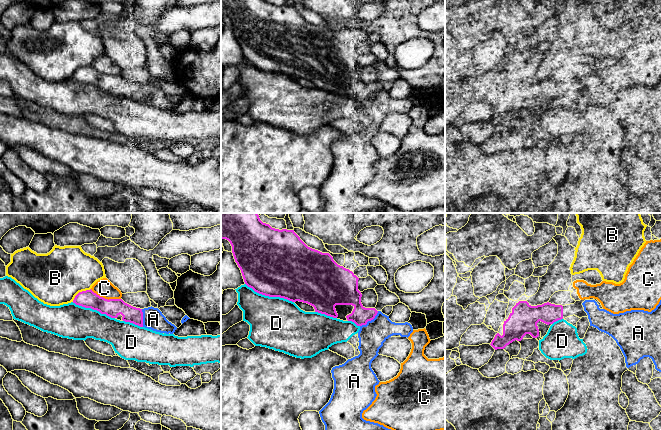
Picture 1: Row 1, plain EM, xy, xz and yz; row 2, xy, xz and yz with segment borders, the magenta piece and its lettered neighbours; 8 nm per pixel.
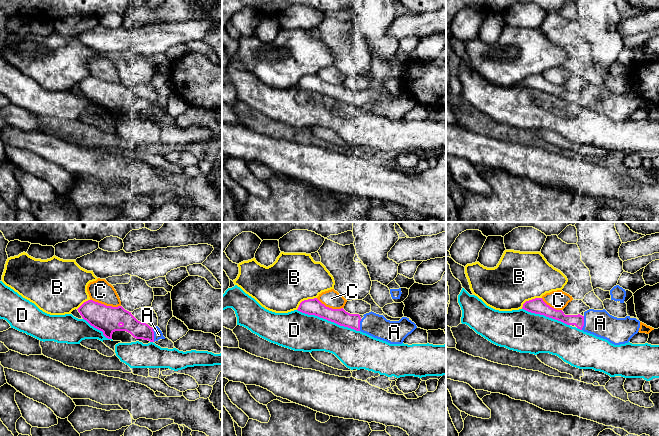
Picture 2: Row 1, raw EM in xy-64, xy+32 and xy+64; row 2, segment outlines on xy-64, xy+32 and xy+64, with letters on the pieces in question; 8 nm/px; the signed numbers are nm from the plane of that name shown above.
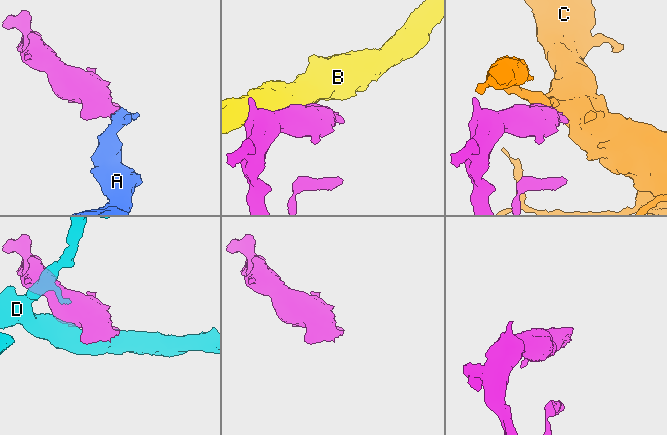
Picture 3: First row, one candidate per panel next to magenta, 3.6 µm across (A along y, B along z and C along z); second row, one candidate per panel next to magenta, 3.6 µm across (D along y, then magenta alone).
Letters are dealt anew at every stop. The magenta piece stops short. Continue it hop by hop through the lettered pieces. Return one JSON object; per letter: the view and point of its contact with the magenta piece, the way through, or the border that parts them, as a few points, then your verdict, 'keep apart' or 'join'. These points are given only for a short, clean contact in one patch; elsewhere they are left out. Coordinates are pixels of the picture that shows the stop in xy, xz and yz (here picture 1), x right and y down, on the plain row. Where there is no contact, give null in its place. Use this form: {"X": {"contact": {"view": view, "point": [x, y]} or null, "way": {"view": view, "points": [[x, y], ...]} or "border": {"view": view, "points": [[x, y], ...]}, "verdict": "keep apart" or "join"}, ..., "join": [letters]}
{"A": {"contact": {"view": "xz", "point": [370, 96]}, "way": {"view": "xz", "points": [[360, 91], [370, 96], [371, 112]]}, "verdict": "join"}, "B": {"contact": {"view": "xy", "point": [80, 68]}, "verdict": "keep apart"}, "C": {"contact": {"view": "xy", "point": [104, 74]}, "verdict": "keep apart"}, "D": {"contact": {"view": "xz", "point": [269, 72]}, "verdict": "keep apart"}, "join": ["A"]}

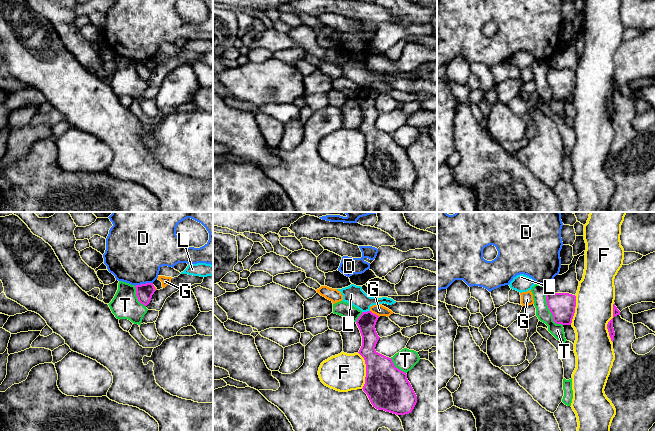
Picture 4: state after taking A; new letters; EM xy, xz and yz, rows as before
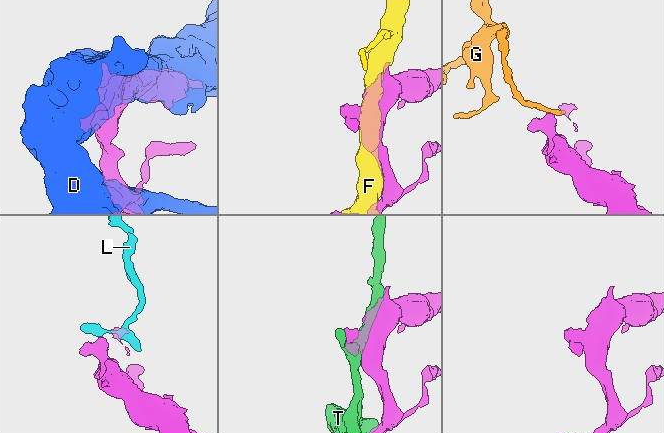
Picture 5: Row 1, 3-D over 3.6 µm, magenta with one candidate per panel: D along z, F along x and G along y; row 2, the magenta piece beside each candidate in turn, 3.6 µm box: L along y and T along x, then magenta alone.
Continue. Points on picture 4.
{"D": {"contact": {"view": "xy", "point": [143, 60]}, "border": {"view": "xy", "points": [[152, 58], [135, 62]]}, "verdict": "keep apart"}, "F": {"contact": {"view": "yz", "point": [608, 98]}, "verdict": "keep apart"}, "G": {"contact": {"view": "xz", "point": [375, 90]}, "border": {"view": "xz", "points": [[370, 86], [379, 92]]}, "verdict": "keep apart"}, "L": {"contact": {"view": "xz", "point": [365, 88]}, "border": {"view": "xz", "points": [[369, 86], [362, 88]]}, "verdict": "keep apart"}, "T": {"contact": {"view": "yz", "point": [549, 85]}, "verdict": "keep apart"}, "join": []}

